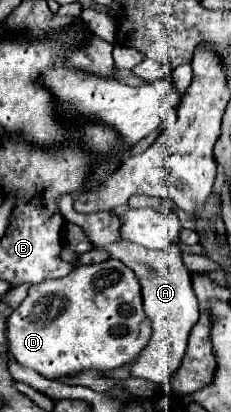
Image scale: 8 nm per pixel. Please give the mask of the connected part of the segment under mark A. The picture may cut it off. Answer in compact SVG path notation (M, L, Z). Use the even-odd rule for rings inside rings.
M121 241L109 247L103 247L111 253L113 259L123 261L127 267L131 267L141 283L141 295L143 295L143 309L153 325L151 341L147 343L145 351L141 351L139 359L131 367L133 377L147 379L157 385L167 385L171 375L179 369L181 359L187 349L187 337L193 325L199 319L199 305L197 297L193 293L191 285L191 273L183 263L183 249L179 243L171 243L169 247L161 251L151 251L141 245Z

